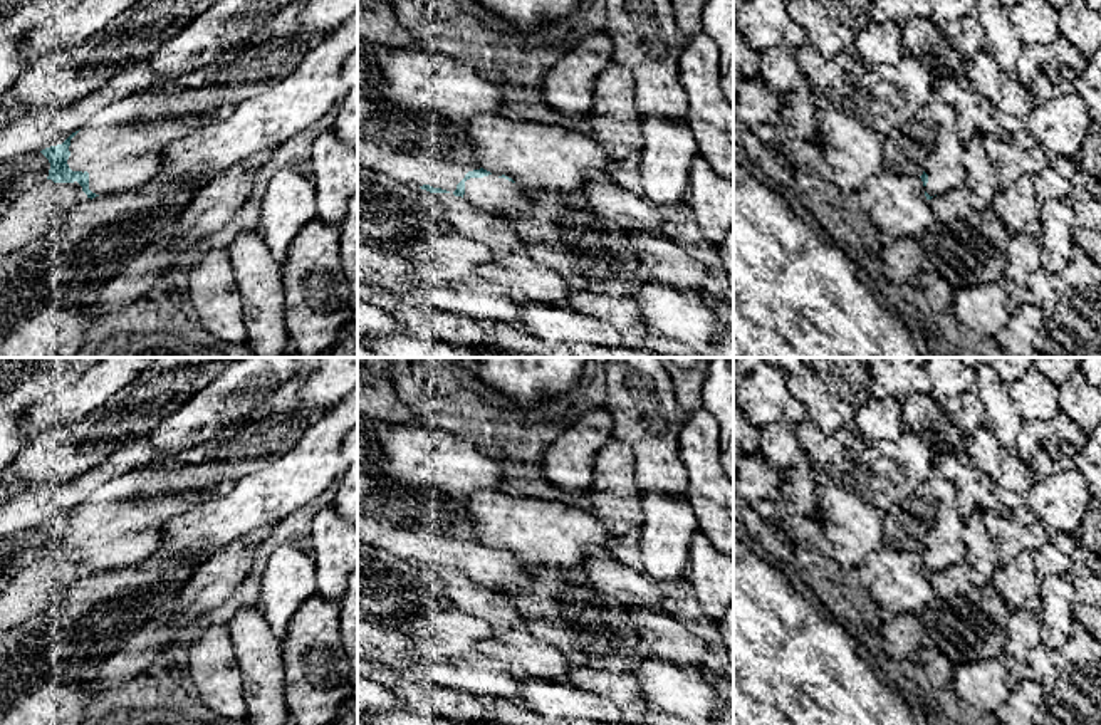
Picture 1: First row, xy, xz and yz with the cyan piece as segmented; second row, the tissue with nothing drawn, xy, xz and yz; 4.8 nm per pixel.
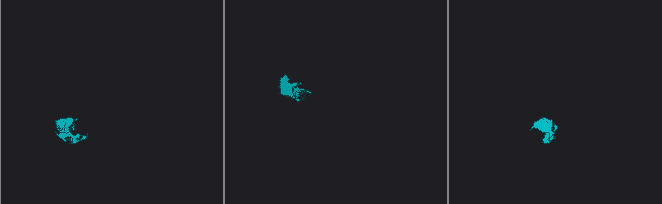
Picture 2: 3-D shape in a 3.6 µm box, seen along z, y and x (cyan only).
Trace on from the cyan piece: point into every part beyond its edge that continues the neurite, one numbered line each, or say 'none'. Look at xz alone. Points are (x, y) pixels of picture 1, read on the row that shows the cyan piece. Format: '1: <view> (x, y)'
1: xz (415, 146)
2: xz (489, 193)

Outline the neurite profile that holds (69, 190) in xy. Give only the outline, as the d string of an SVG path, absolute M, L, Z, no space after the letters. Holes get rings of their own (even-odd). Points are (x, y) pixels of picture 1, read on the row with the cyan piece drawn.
M44 180L22 193L0 220L0 257L64 227L69 210L87 195L74 183Z

